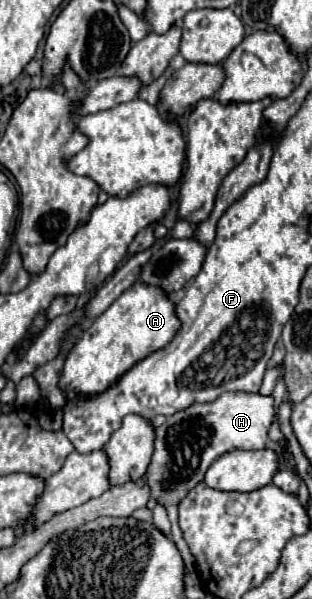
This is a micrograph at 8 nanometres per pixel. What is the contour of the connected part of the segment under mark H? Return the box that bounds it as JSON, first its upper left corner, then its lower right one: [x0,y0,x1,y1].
[148,392,276,530]

